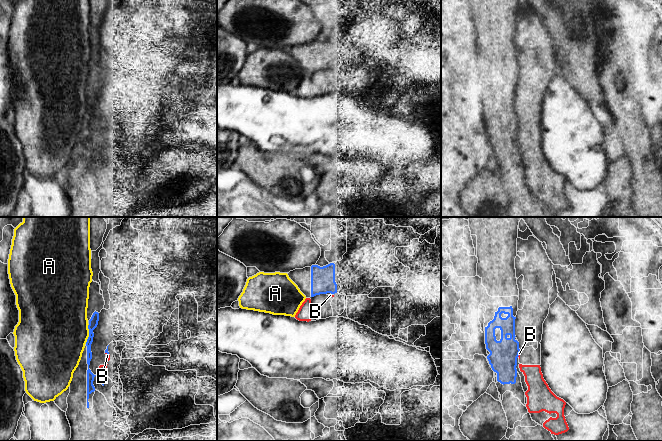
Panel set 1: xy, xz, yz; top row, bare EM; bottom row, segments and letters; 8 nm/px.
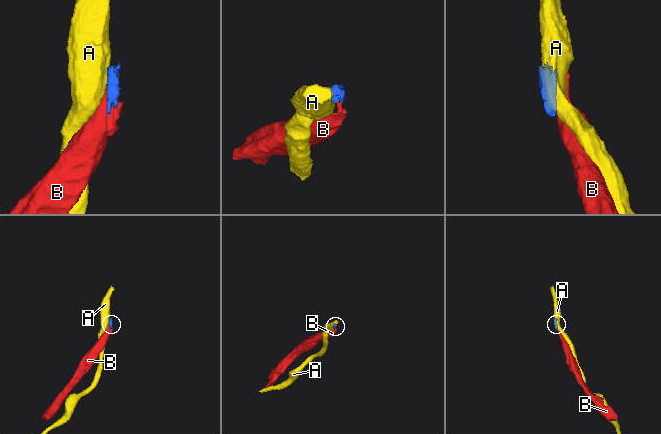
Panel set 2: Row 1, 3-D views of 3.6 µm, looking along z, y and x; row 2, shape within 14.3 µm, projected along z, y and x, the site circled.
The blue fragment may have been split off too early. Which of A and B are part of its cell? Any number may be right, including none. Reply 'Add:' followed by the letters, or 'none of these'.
Add: none of these

